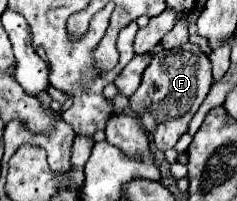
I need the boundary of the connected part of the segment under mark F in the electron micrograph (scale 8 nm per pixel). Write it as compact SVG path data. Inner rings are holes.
M184 44L174 50L162 50L152 56L142 74L140 88L130 96L130 108L150 132L154 146L164 152L174 148L180 136L188 130L188 122L198 112L212 86L212 66L208 56L196 44Z

